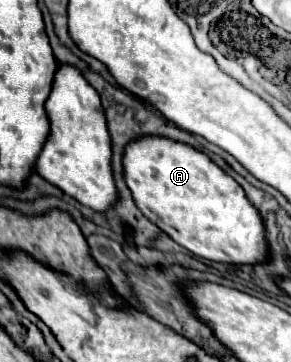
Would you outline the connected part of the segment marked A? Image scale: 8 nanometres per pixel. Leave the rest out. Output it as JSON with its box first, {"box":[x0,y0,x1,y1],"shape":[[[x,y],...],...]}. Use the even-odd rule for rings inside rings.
{"box":[122,135,268,265],"shape":[[[140,135],[124,147],[122,161],[124,181],[132,191],[136,207],[178,245],[198,257],[218,263],[254,265],[264,261],[268,245],[264,245],[264,227],[260,225],[260,215],[256,213],[256,209],[252,209],[252,205],[248,205],[240,185],[228,173],[224,173],[206,153],[162,135]]]}

